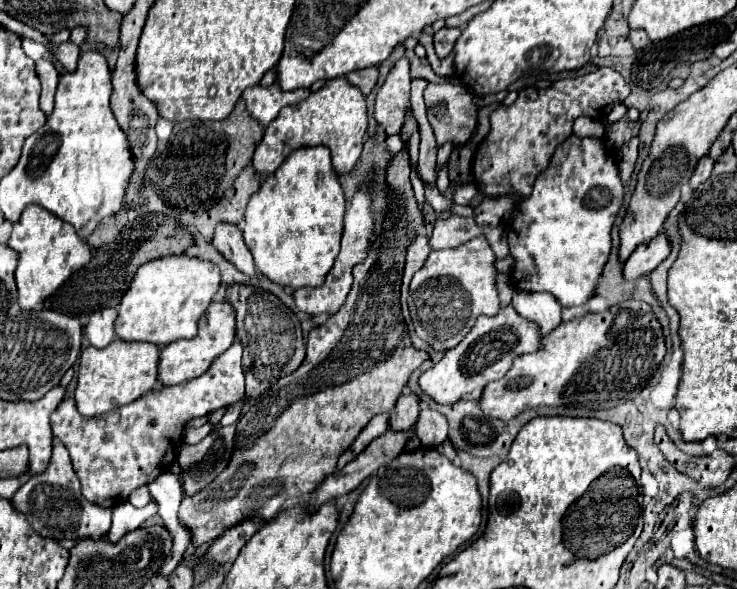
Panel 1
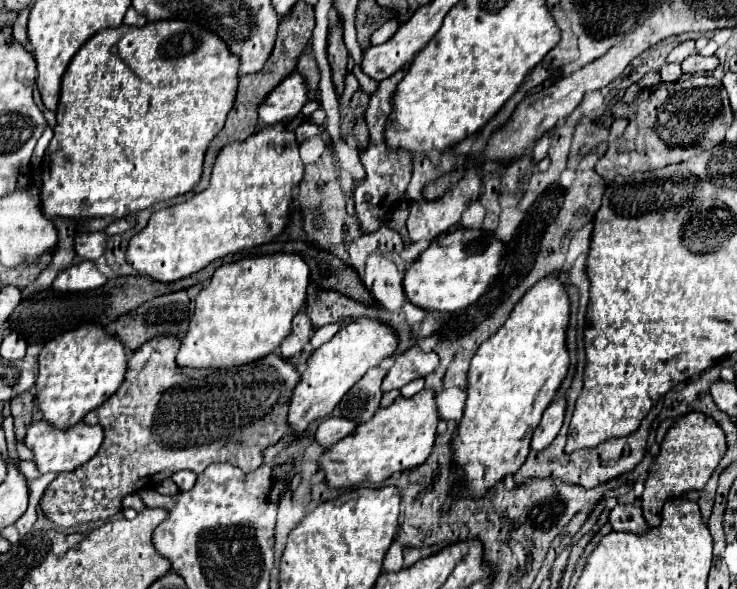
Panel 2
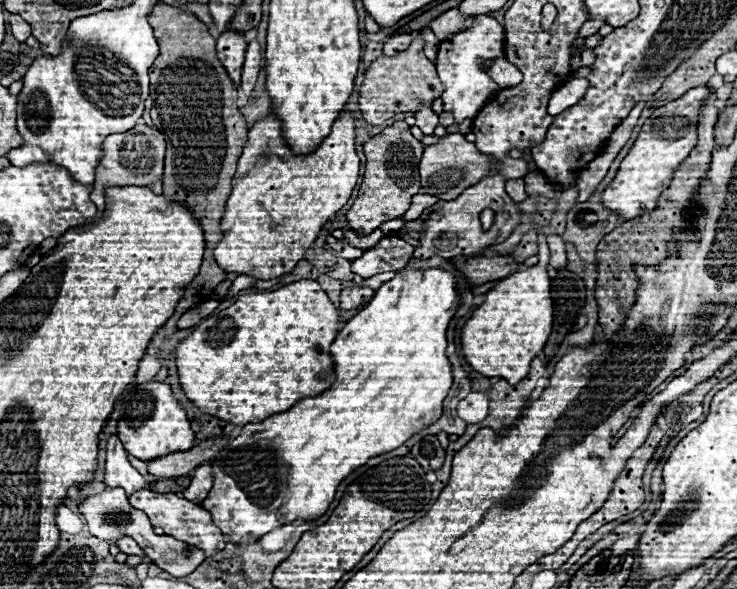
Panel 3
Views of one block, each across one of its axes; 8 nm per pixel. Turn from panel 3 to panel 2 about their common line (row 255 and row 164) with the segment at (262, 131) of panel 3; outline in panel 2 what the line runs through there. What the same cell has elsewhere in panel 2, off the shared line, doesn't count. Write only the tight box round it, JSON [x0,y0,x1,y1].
[126,122,304,282]

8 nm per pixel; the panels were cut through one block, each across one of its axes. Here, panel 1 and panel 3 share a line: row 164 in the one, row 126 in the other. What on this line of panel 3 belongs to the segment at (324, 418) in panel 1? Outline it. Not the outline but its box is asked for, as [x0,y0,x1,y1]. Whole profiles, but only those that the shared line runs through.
[346,122,424,234]

